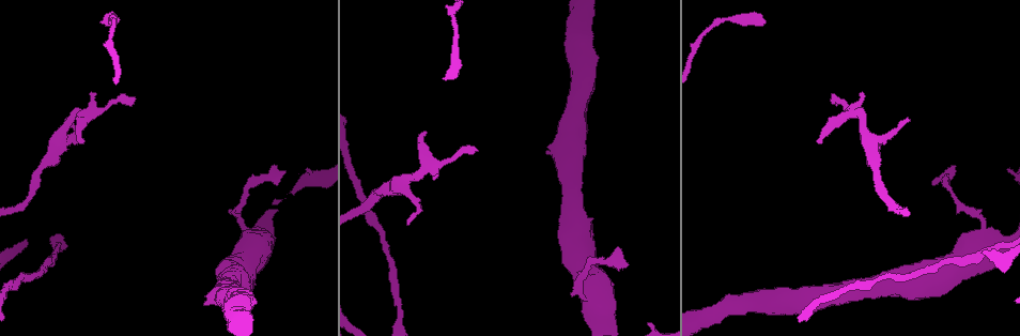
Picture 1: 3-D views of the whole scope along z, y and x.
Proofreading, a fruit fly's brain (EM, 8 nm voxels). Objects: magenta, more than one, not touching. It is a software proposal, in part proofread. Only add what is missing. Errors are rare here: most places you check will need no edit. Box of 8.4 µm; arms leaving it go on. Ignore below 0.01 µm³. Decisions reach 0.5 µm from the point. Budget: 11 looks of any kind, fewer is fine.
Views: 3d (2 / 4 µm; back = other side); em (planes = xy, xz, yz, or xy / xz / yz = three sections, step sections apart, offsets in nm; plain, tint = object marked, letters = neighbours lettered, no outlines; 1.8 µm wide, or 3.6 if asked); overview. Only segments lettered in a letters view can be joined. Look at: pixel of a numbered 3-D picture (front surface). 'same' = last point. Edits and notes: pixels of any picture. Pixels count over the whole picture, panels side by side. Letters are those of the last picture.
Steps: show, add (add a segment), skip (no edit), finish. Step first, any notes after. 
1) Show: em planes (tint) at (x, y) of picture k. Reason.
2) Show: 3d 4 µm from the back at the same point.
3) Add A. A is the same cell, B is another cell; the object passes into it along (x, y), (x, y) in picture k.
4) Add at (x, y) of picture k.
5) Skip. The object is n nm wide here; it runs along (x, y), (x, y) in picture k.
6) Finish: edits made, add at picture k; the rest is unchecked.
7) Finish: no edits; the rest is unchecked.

Show: em planes (letters) at (835, 98) of picture 1. Branch stops here.

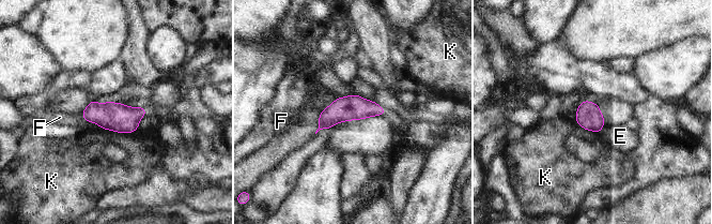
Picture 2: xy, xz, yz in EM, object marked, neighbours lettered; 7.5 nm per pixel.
Skip. E, F and K are other cells; a border runs along (604, 124), (600, 132) in picture 2; no lettered segment goes on from it.

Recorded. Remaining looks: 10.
Show: 3d 2 µm at (102, 22) of picture 1. Branch stops here.

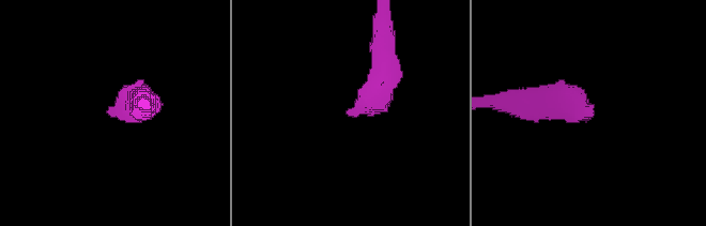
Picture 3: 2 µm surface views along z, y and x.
Show: em planes (letters) at (590, 115) of picture 3.

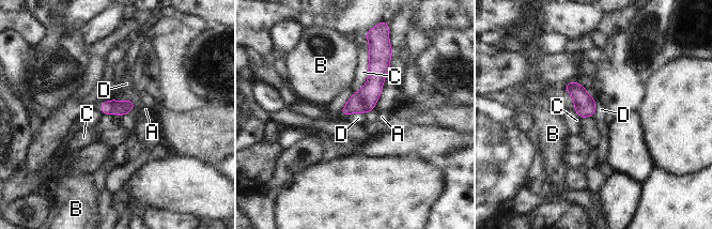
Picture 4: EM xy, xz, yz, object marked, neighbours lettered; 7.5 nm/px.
Skip. The longest contact is with C, 340 nm; A, B, C and D are other cells; a border runs along (364, 112), (351, 112), (346, 117) in picture 4; none of them fits.

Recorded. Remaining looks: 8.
Show: em 3.6 µm yz step 8 (tint) at (909, 120) of picture 1. Thin end.

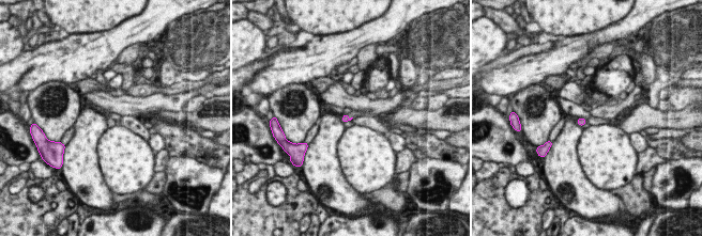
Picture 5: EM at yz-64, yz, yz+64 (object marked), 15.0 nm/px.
Show: em 3.6 µm yz step 8 (letters) at the same point.

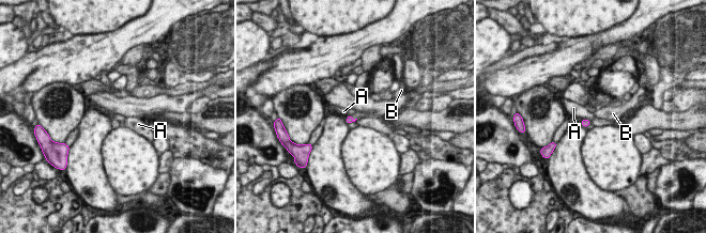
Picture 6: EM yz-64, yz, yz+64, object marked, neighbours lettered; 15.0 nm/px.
Add B. B is the same cell, A is another cell; the object passes into it along (349, 120), (352, 119), (357, 114) in picture 6; the neuron continues.

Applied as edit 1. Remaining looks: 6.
Finish: edits made, add at picture 6; the rest is unchecked.

